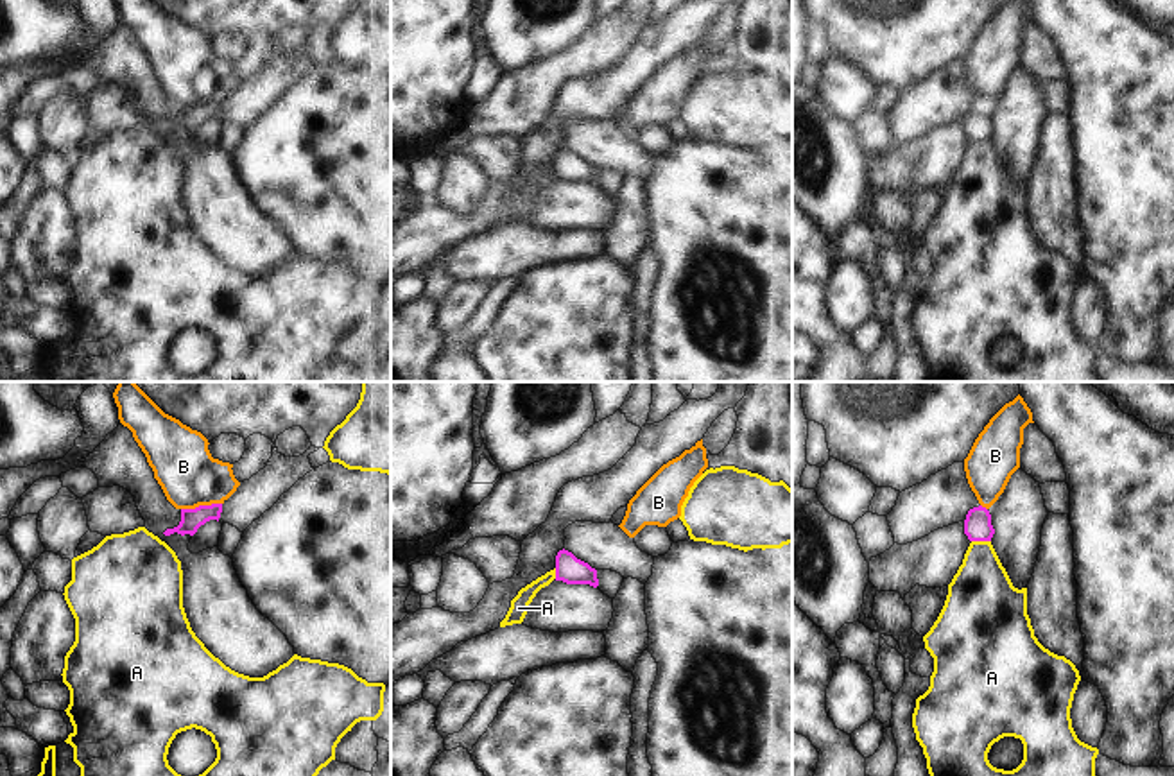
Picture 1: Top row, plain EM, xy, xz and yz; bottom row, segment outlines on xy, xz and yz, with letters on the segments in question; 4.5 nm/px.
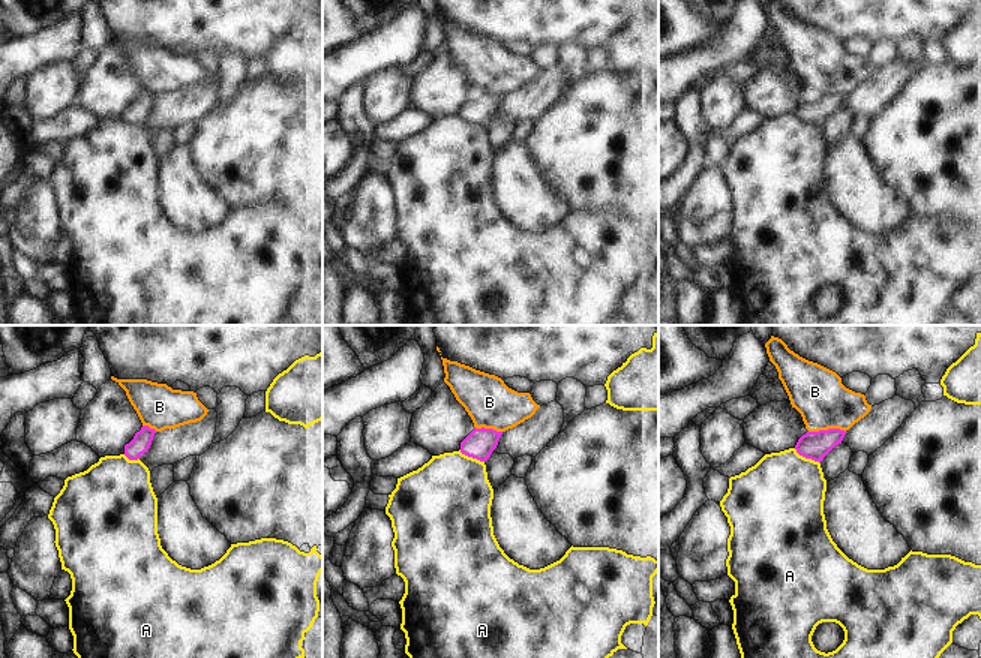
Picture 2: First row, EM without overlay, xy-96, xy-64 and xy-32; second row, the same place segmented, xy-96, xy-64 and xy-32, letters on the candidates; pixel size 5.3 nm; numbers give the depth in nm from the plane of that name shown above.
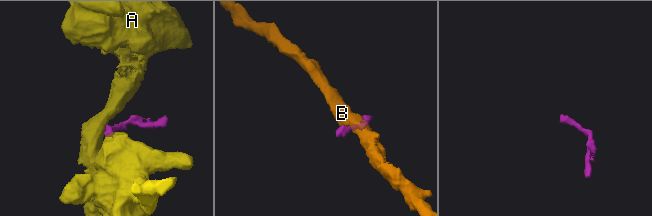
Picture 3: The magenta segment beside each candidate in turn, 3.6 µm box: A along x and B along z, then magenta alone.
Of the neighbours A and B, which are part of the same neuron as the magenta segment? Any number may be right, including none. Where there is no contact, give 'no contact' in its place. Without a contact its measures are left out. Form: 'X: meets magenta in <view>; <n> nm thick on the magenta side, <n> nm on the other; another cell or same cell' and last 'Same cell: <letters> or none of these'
A: meets magenta in yz; 130 nm thick on the magenta side, 300 nm on the other; another cell
B: meets magenta in xy; 100 nm thick on the magenta side, 280 nm on the other; another cell
Same cell: none of these

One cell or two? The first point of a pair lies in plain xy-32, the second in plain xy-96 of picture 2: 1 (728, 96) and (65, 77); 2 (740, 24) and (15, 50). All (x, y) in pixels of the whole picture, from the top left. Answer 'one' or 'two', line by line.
1: one
2: one

